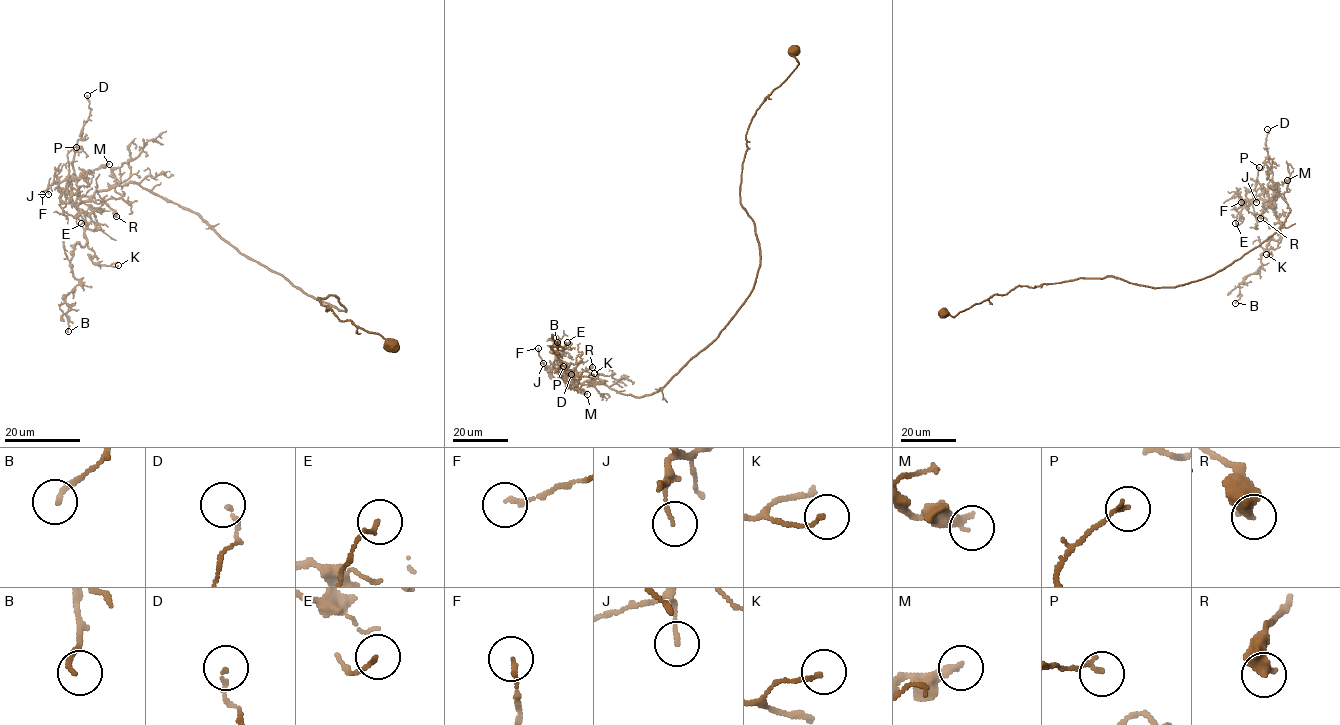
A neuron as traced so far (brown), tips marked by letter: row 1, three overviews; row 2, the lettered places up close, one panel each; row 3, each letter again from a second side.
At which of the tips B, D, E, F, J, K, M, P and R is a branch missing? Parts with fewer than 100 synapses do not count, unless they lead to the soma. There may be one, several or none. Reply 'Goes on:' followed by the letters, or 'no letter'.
Goes on: no letter

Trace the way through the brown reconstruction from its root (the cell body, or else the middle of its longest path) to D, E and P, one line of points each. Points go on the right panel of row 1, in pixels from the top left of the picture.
D: (943, 311), (1017, 286), (1114, 276), (1171, 287), (1221, 271), (1290, 211), (1278, 193), (1273, 207), (1267, 129)
E: (943, 311), (1080, 278), (1197, 281), (1258, 247), (1290, 209), (1278, 193), (1246, 199), (1235, 223)
P: (943, 311), (1080, 278), (1171, 287), (1211, 276), (1290, 211), (1278, 193), (1252, 201), (1259, 167)

